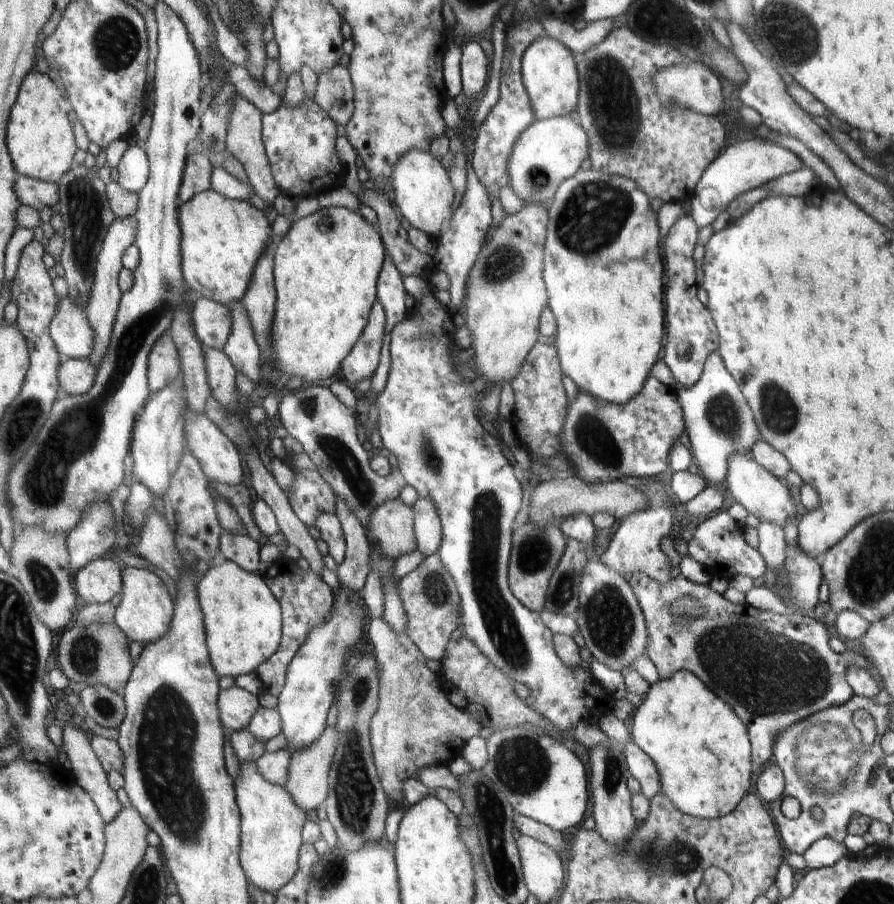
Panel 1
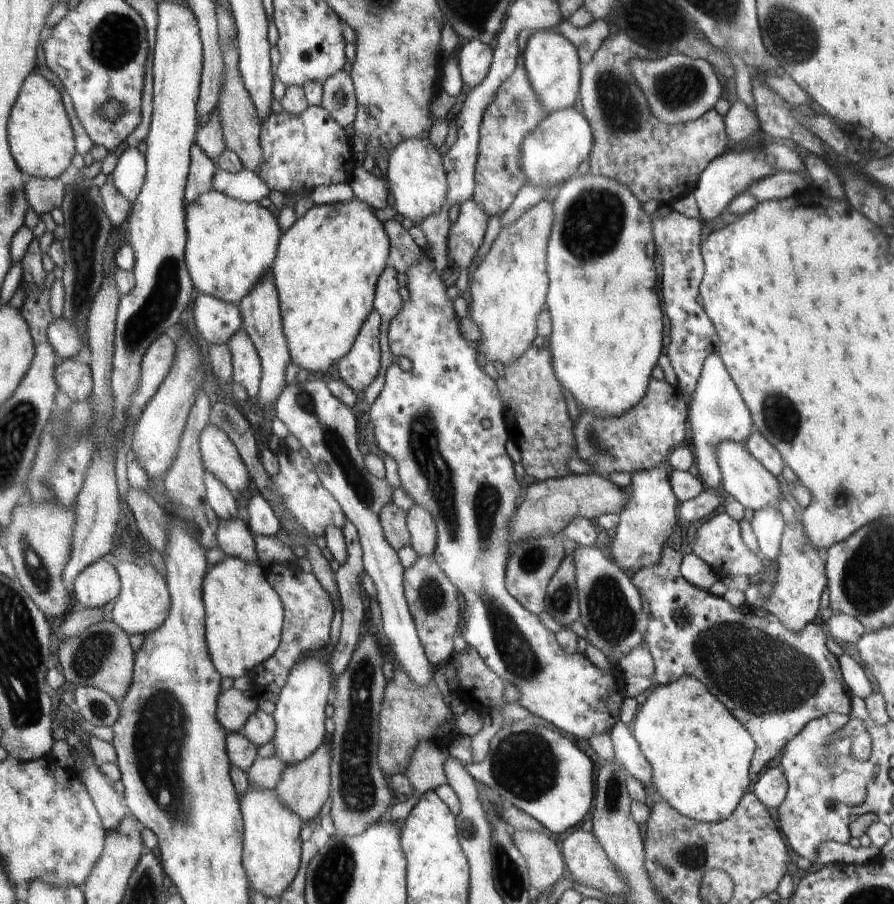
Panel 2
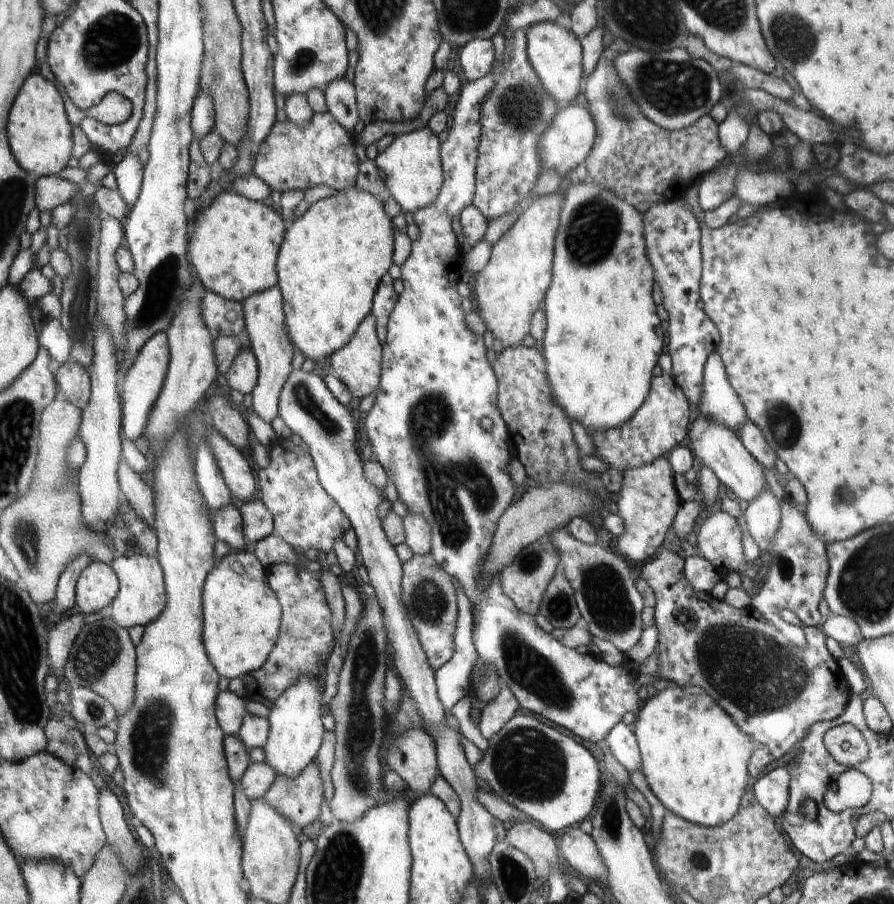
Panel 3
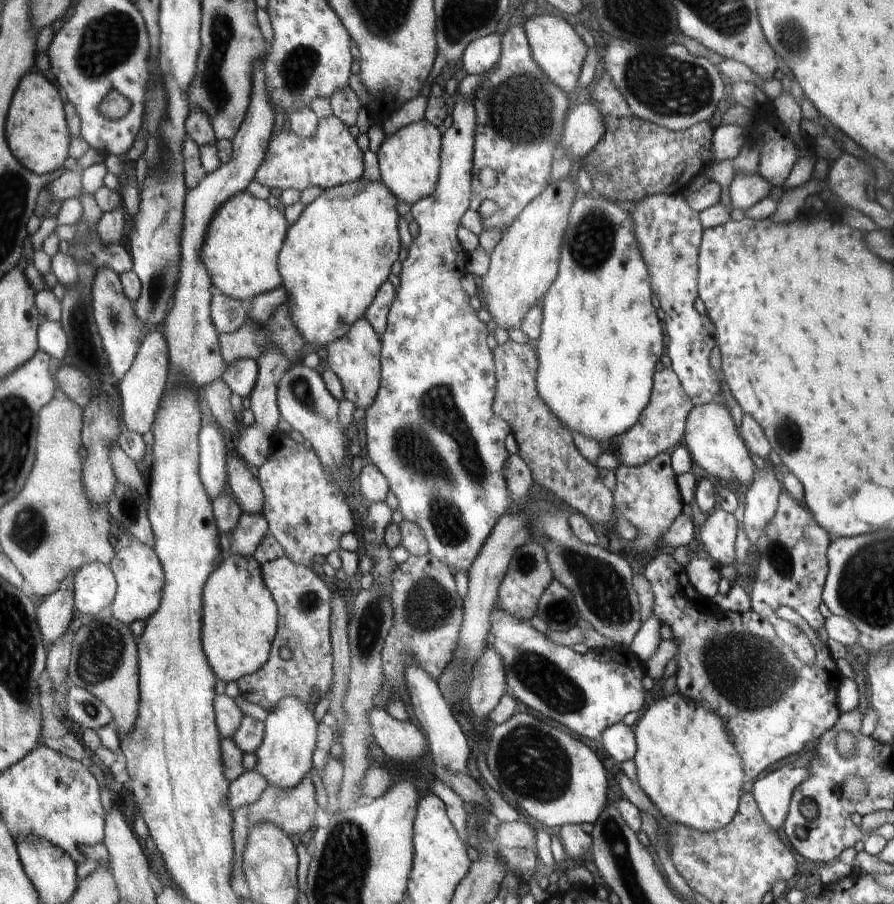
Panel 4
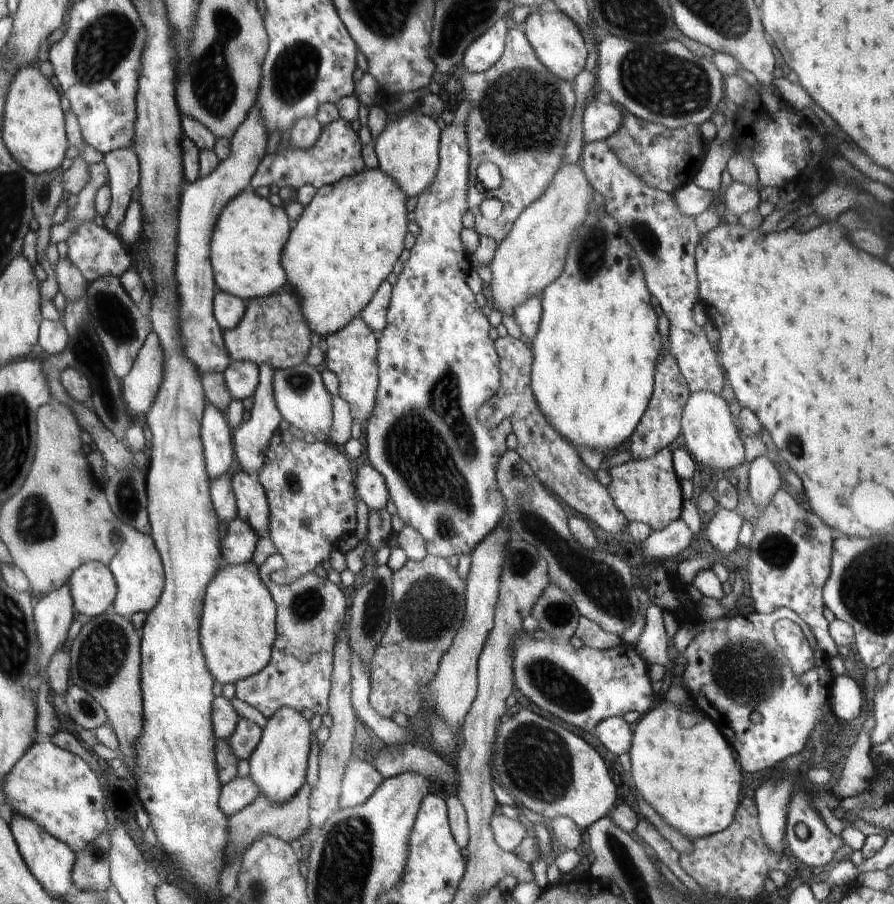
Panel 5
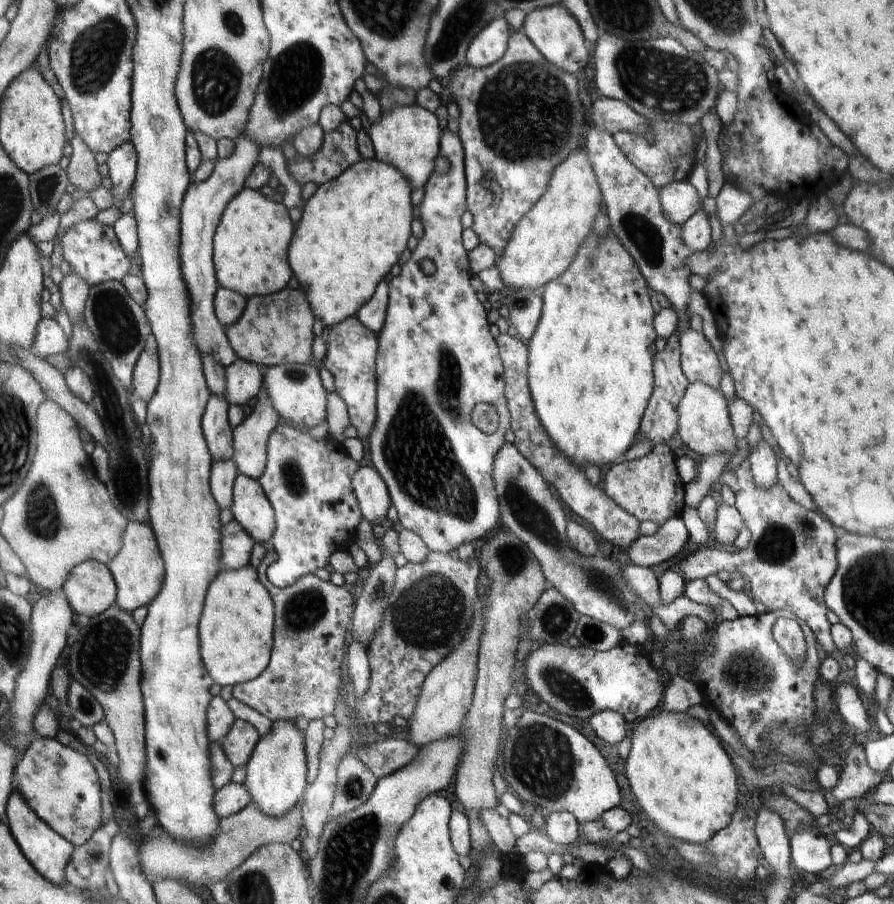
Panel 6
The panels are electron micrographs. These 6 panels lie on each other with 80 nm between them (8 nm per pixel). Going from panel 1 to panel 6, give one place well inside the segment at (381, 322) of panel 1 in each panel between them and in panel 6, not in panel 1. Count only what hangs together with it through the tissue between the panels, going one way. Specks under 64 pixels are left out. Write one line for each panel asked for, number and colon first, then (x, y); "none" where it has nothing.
2: (358, 370)
3: (358, 365)
4: (355, 359)
5: (351, 354)
6: (351, 350)

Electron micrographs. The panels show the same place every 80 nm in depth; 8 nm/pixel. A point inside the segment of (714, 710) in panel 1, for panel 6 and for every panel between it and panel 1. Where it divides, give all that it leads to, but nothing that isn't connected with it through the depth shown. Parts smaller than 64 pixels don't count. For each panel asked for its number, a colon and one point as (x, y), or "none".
2: (700, 753)
3: (694, 755)
4: (686, 762)
5: (680, 764)
6: (682, 778)

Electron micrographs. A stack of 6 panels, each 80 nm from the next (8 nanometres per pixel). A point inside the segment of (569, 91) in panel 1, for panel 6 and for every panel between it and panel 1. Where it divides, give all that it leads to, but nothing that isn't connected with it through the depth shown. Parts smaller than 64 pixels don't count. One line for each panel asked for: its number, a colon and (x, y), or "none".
2: (552, 65)
3: (555, 54)
4: (560, 54)
5: (559, 45)
6: (555, 31)

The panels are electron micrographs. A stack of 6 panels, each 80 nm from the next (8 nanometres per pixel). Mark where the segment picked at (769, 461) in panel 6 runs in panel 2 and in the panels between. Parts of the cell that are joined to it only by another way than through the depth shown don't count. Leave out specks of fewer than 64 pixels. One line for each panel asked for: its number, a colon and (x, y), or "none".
2: (767, 524)
3: (763, 515)
4: (762, 497)
5: (764, 481)

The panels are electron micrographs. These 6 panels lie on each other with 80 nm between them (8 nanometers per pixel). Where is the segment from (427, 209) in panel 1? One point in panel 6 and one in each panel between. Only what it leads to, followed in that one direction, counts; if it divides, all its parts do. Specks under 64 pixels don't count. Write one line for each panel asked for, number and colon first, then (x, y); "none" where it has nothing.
2: (416, 181)
3: (411, 167)
4: (409, 161)
5: (407, 150)
6: (408, 138)

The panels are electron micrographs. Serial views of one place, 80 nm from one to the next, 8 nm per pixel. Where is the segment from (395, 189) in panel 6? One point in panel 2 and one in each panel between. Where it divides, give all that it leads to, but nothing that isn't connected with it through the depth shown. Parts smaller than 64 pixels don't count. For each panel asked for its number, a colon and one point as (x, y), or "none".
2: (328, 264)
3: (333, 258)
4: (337, 255)
5: (344, 245)

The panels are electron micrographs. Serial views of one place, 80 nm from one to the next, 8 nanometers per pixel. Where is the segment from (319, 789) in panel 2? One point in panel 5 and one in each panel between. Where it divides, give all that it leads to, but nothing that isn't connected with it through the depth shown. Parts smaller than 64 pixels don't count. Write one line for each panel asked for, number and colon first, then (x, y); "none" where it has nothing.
3: (299, 799)
4: (294, 810)
5: (288, 820)

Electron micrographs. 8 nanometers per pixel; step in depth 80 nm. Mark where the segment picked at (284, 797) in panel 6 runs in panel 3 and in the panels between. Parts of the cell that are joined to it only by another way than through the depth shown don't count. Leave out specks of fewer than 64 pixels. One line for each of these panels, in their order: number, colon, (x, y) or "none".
3: (295, 719)
4: (285, 757)
5: (278, 766)

